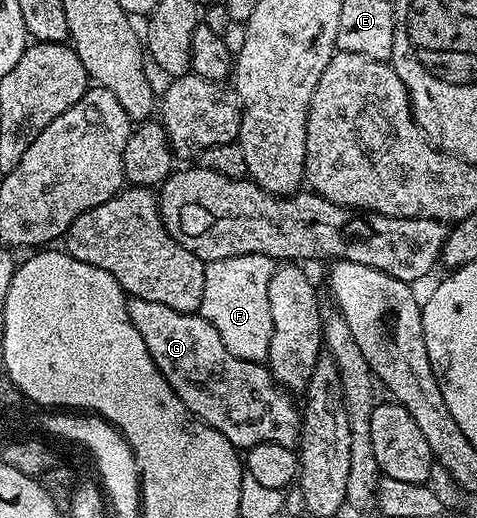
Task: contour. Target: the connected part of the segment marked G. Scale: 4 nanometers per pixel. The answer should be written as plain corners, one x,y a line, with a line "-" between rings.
133,297
127,299
127,311
129,320
133,320
133,328
141,332
141,340
145,348
149,348
153,364
194,418
199,418
209,428
221,432
221,436
225,436
225,440
229,440
237,448
250,448
262,442
298,447
300,407
297,402
295,406
294,400
291,399
294,397
276,382
264,363
241,360
233,356
233,352
229,352
229,348
221,344
217,328
213,328
213,324
209,324
209,320
205,320
198,312
194,314
177,312
177,308

